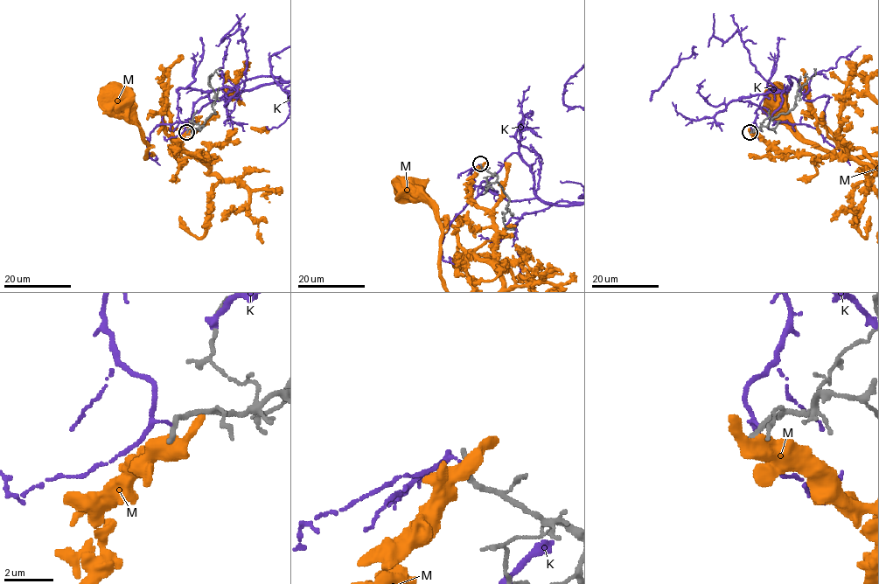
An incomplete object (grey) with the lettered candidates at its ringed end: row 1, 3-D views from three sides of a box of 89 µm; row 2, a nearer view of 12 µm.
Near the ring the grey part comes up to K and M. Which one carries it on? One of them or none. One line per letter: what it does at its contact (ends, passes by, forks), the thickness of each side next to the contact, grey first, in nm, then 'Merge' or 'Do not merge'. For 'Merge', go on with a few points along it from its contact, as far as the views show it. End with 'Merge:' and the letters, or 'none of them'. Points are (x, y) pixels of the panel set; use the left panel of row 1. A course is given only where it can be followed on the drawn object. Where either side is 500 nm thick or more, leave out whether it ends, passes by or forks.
K: It passes by. Thickness 320 nm (grey) against 80 nm. Do not merge
M: Thickness 260 nm (grey) against 550 nm. Do not merge
Merge: none of them

